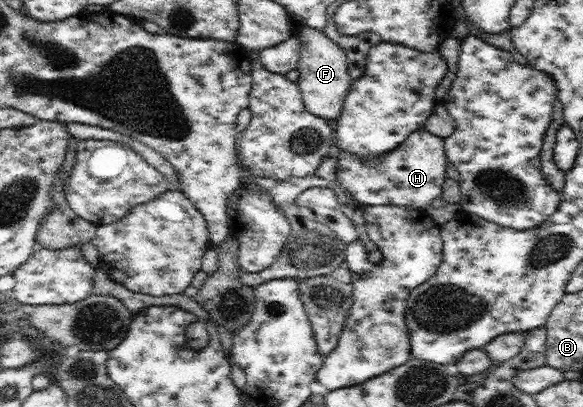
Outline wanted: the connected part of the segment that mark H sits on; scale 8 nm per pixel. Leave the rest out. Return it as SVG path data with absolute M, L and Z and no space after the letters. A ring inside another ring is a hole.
M425 129L411 133L396 149L375 158L355 158L354 154L340 150L336 179L354 199L366 206L412 206L427 210L436 197L441 197L446 165L445 138L432 135Z

